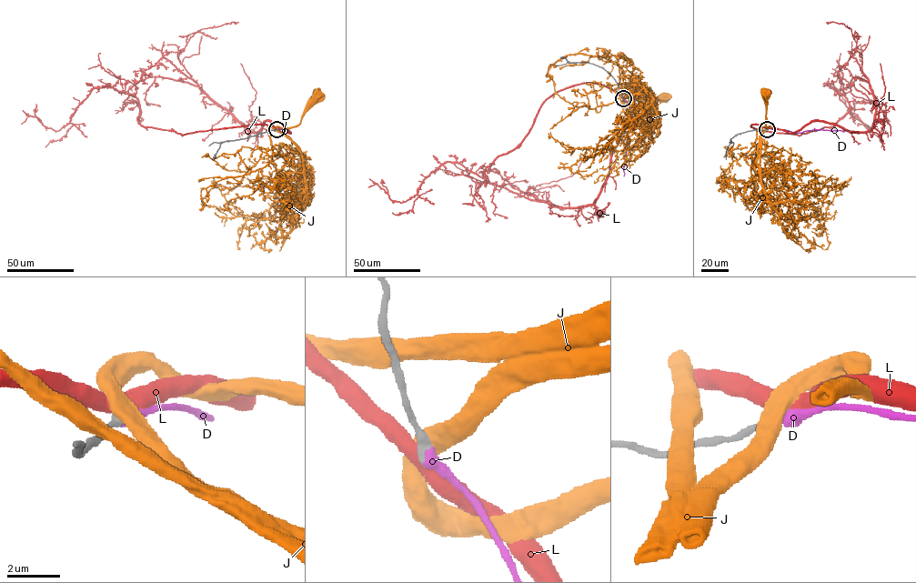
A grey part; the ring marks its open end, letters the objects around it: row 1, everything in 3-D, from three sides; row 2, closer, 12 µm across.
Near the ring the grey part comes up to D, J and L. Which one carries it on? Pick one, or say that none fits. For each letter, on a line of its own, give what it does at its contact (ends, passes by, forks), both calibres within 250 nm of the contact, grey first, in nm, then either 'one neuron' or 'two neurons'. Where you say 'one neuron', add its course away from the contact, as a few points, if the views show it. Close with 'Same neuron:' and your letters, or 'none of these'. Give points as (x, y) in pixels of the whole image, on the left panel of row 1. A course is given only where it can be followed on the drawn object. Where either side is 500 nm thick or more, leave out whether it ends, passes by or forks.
D: it ends there; 440 nm thick on the grey side, 480 nm on the other; one neuron
J: 460 nm thick on the grey side, 600 nm on the other; two neurons
L: 440 nm thick on the grey side, 500 nm on the other; two neurons
Same neuron: D

